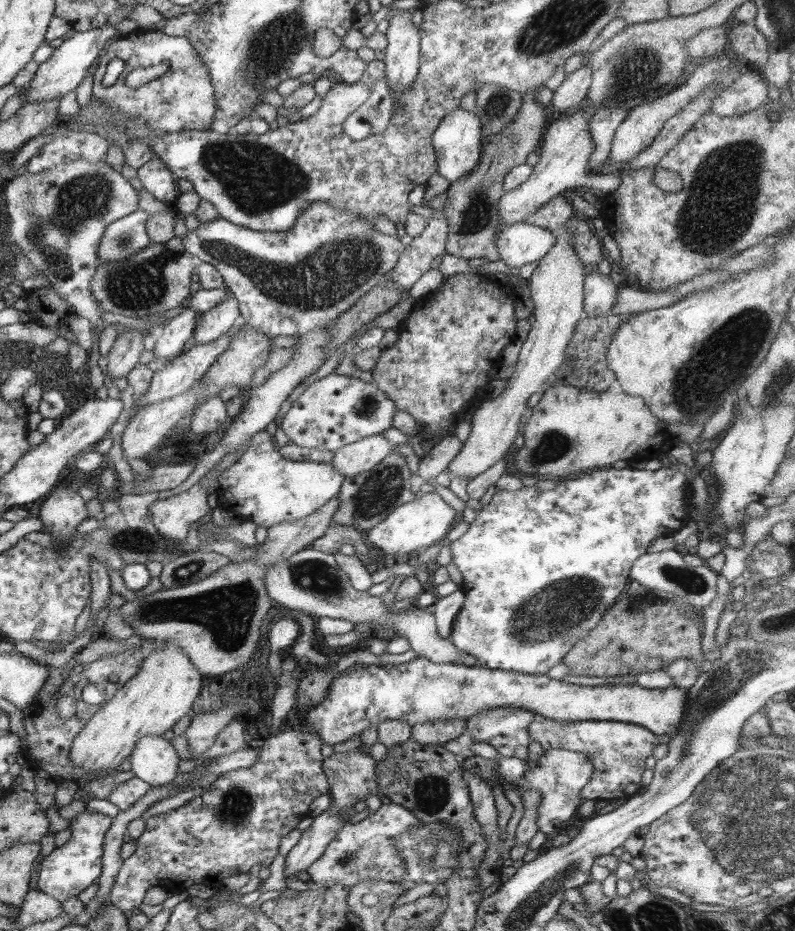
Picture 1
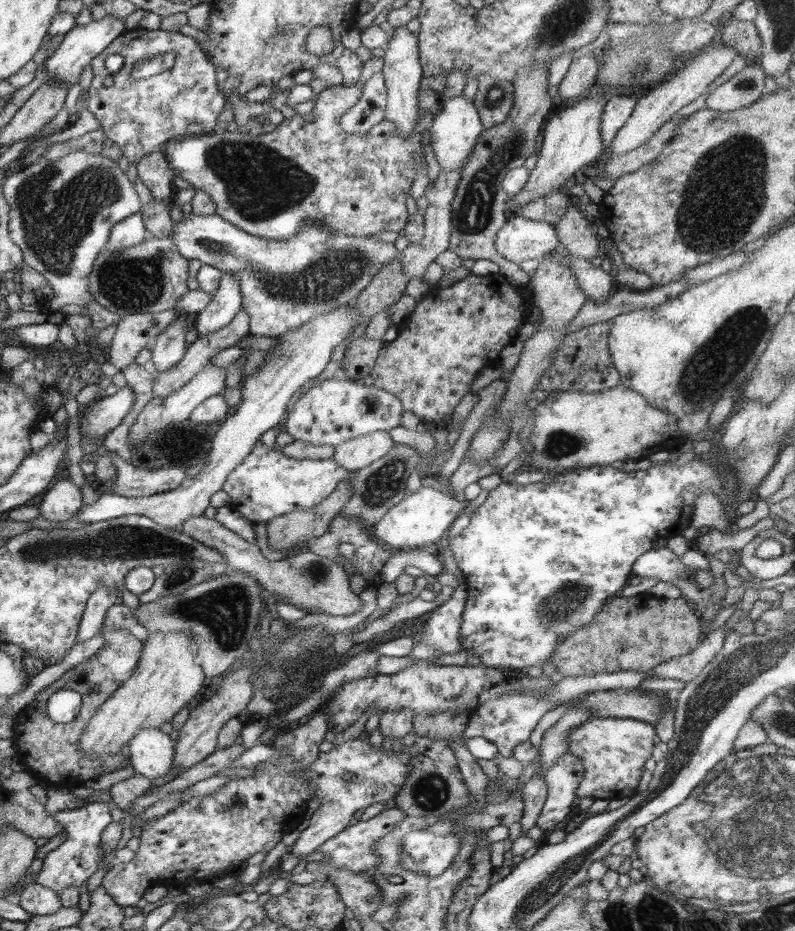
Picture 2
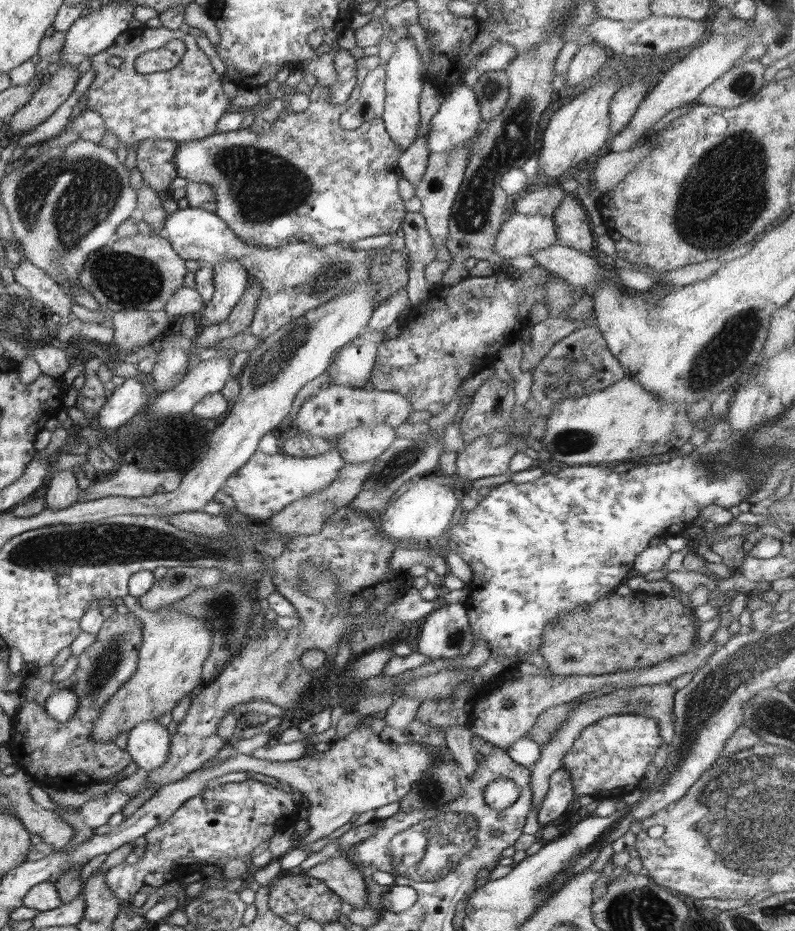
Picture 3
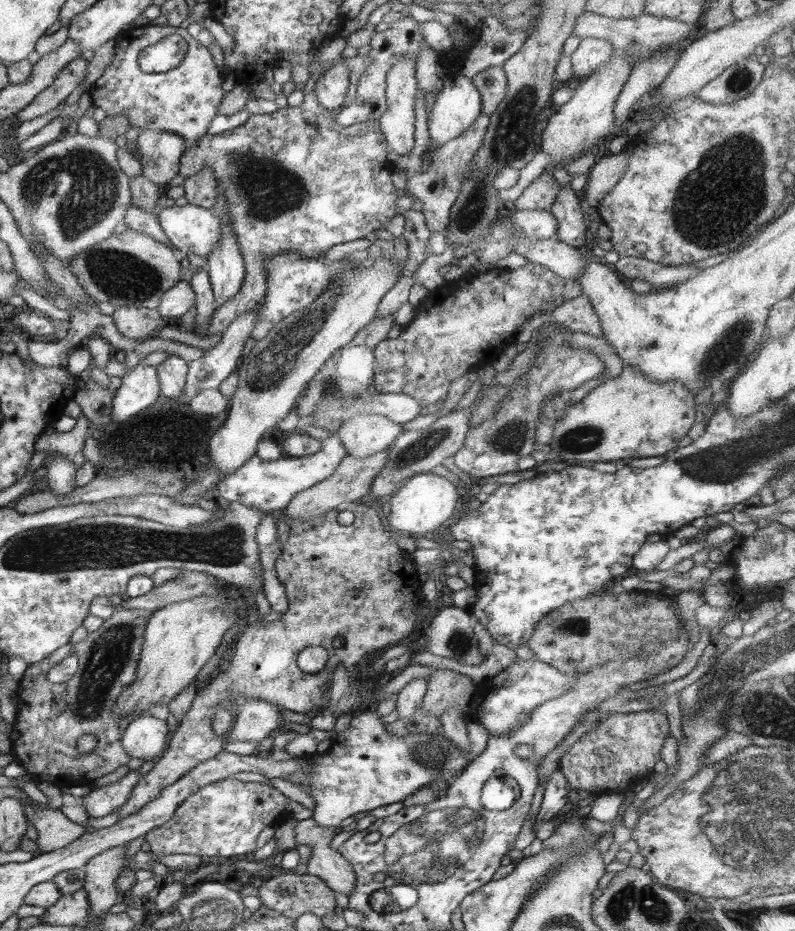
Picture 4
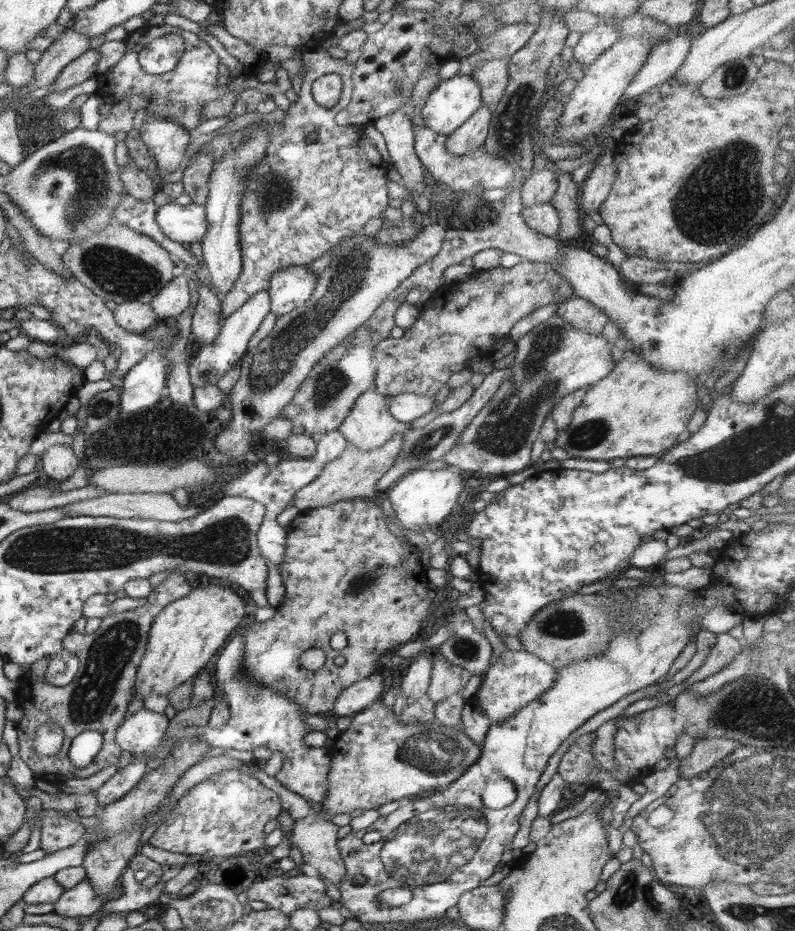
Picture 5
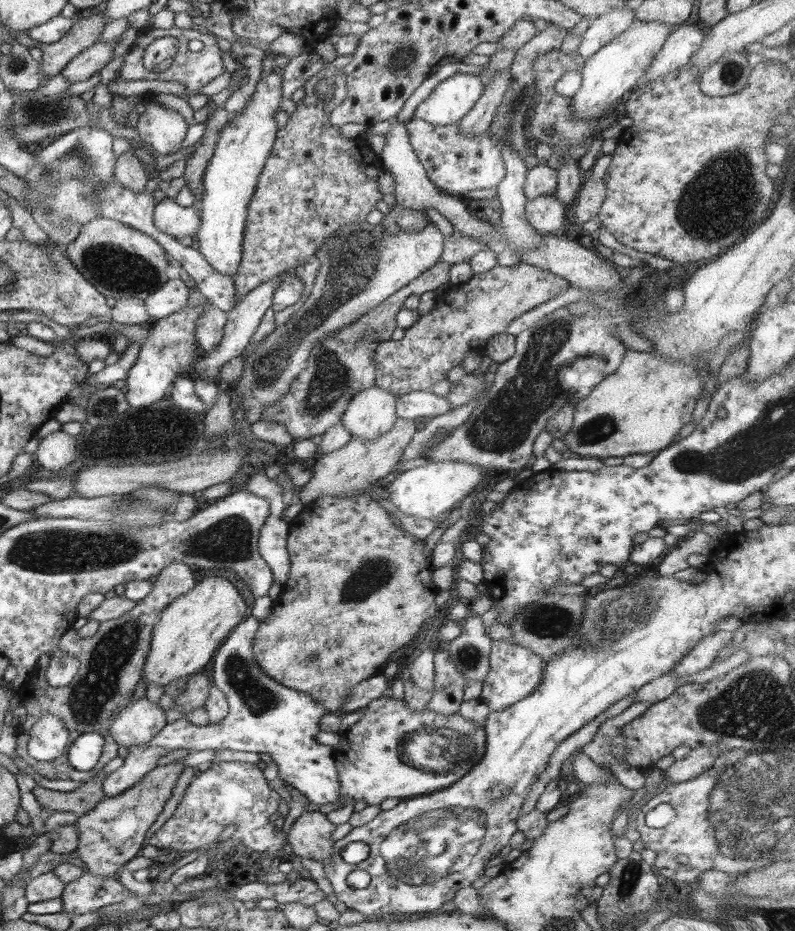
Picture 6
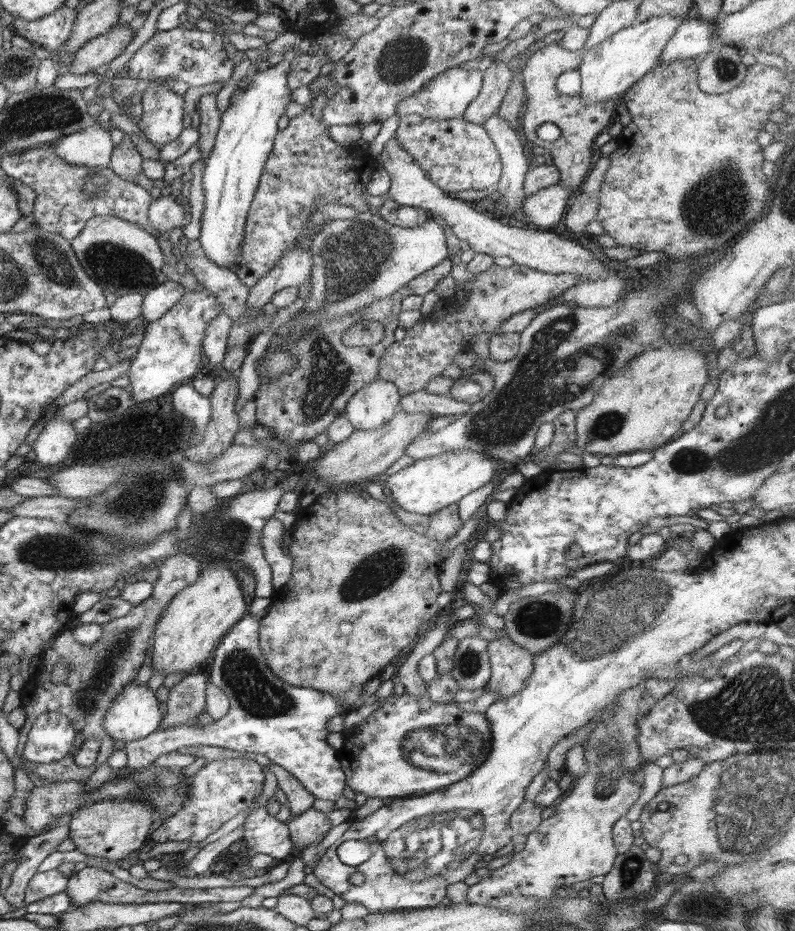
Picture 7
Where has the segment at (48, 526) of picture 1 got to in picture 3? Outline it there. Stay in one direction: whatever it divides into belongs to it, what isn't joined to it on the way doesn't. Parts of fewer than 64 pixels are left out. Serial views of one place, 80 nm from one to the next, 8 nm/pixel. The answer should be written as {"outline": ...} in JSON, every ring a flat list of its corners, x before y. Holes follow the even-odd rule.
{"outline":[[72,469,54,473,48,479,46,492,46,510,60,511,78,501,78,484]]}

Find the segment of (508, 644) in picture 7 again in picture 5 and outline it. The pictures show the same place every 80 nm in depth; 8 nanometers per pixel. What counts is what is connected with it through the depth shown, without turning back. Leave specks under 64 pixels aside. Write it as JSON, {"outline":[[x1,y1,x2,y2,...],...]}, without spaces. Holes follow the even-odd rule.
{"outline":[[506,647,502,657,482,676,481,689,476,695,476,705,490,722,502,722,522,710,529,702,541,697,545,690,550,690,557,680,557,670,547,662,540,660,526,650,512,650]]}

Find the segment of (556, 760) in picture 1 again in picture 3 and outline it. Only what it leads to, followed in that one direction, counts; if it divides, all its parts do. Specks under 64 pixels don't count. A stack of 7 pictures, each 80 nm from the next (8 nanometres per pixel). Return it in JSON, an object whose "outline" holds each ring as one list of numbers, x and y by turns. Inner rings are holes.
{"outline":[[564,767,556,770,549,780,549,789,544,802,540,805,537,820,541,827,552,824,552,822,568,808,568,804,574,800,573,781]]}

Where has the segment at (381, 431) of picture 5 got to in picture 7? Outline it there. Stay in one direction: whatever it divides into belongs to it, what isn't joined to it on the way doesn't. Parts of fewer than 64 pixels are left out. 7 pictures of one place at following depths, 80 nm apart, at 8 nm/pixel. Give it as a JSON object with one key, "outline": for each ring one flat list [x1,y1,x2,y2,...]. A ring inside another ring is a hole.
{"outline":[[377,377,352,395,345,406,345,417,355,430,376,430,388,424,397,413,400,399,393,382]]}

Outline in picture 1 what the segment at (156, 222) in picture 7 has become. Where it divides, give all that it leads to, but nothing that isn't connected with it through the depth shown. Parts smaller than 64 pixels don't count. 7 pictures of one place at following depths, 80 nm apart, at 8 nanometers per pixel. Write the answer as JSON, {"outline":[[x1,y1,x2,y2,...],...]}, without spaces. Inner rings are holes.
{"outline":[[314,201,299,212,289,231,255,231,241,227,222,217,200,222,199,227,187,232,185,251,200,262,216,267,223,276,226,288,238,301,240,314,246,325,265,332,268,336,297,336,326,326,341,313,352,308,360,298,376,286,390,272,405,251,398,235,386,235,352,211,336,208,331,202]]}

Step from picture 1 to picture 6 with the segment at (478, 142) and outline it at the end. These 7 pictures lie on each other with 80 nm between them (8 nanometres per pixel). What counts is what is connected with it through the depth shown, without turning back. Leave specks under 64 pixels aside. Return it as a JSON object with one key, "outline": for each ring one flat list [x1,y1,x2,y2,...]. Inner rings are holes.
{"outline":[[456,74,436,89,414,111,414,117,436,126,459,124,472,110,484,92,482,79,477,75]]}

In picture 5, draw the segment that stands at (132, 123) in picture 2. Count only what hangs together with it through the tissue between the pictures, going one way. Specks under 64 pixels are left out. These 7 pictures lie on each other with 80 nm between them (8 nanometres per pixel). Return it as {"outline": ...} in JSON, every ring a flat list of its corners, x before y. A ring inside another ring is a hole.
{"outline":[[147,25,139,29,138,32,128,33,125,44,127,45,126,54,117,64,114,64,106,74,98,77,98,89,95,95,102,97,108,103,122,102,130,97,144,97,149,103,147,104,147,112,154,118,167,118,176,122,187,123,188,127,195,132,193,107,195,101,200,101,204,97,215,97,218,92,212,92,209,89,215,84,216,75,218,74,219,57,213,52,212,48,196,34,186,32,180,28,168,28,166,26],[169,32,178,34,184,40,186,51,176,64,176,68,162,75,151,75,145,73,138,61,138,54,146,44,152,42,157,37,166,35],[181,102,184,106,180,105],[188,106,191,106,189,112]]}

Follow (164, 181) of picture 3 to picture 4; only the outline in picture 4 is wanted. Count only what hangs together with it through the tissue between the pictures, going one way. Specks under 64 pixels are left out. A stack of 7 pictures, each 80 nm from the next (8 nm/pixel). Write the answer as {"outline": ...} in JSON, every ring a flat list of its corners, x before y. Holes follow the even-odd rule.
{"outline":[[146,130,136,142,140,151,142,175,164,186,178,174,180,158,190,143,167,130]]}

